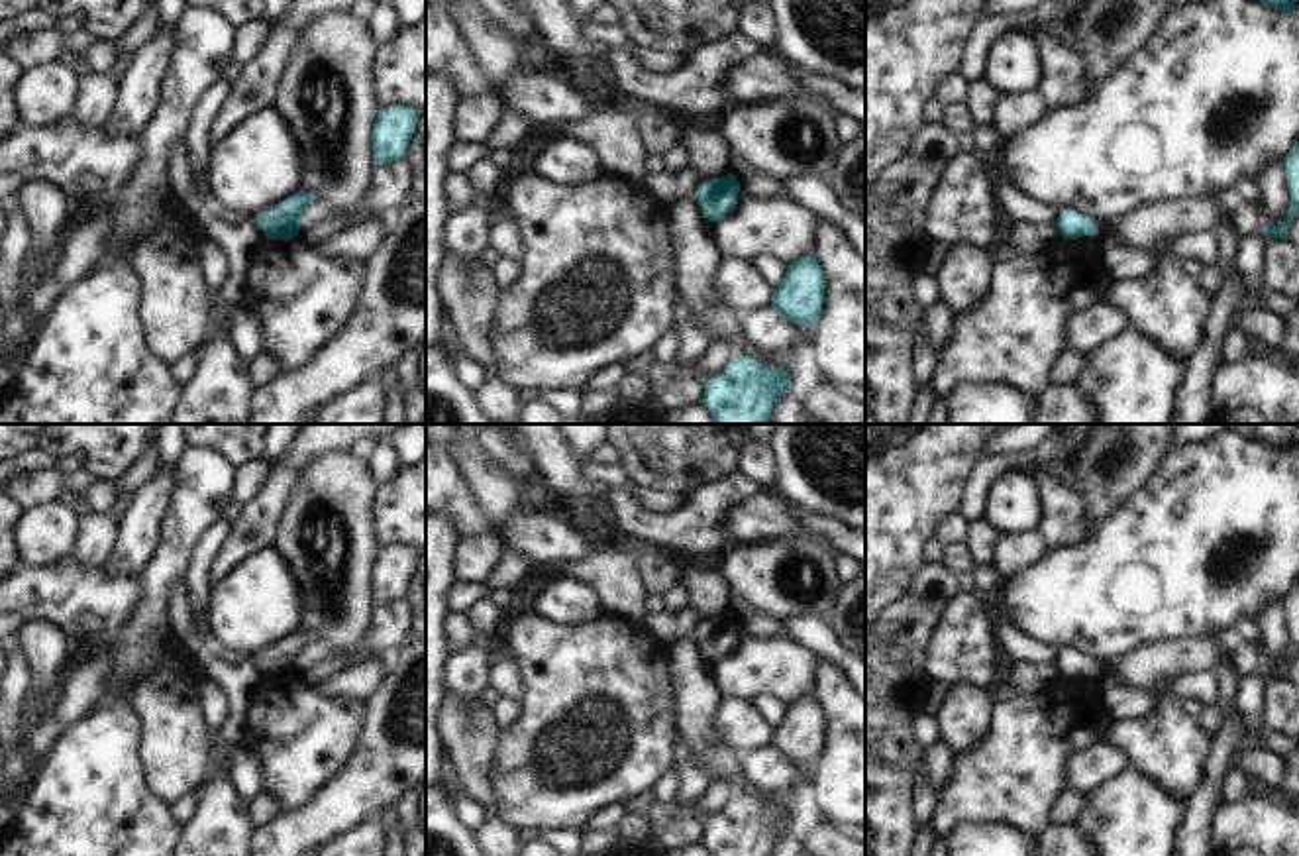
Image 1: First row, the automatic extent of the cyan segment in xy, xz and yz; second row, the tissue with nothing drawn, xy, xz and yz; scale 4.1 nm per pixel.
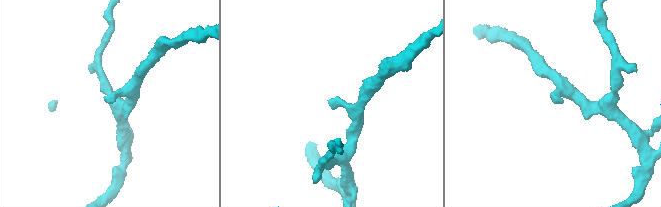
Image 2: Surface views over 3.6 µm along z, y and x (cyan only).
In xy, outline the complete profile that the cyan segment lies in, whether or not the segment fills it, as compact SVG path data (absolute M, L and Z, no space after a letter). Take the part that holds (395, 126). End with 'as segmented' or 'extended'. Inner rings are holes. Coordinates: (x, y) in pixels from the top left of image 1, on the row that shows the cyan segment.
M408 106L381 108L371 132L373 163L390 163L406 157L420 110Z; as segmented

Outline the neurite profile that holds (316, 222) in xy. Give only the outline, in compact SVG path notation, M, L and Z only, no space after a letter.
M318 202L304 208L298 238L304 245L316 245L341 230L341 218Z

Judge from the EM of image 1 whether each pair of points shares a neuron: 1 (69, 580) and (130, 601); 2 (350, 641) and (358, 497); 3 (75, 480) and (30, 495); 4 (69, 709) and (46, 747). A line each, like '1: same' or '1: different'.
1: same
2: same
3: same
4: same

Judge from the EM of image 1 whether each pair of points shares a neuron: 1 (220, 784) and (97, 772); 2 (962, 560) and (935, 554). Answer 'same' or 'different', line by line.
1: different
2: same

